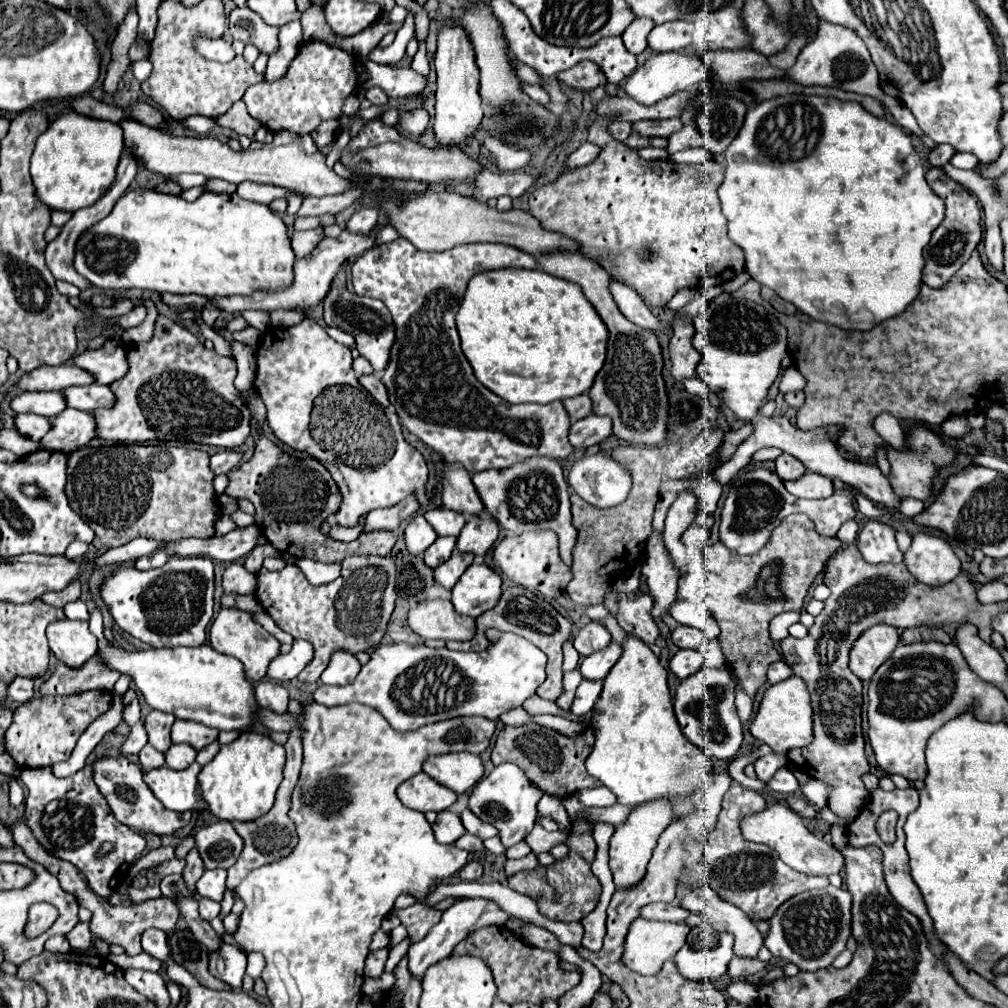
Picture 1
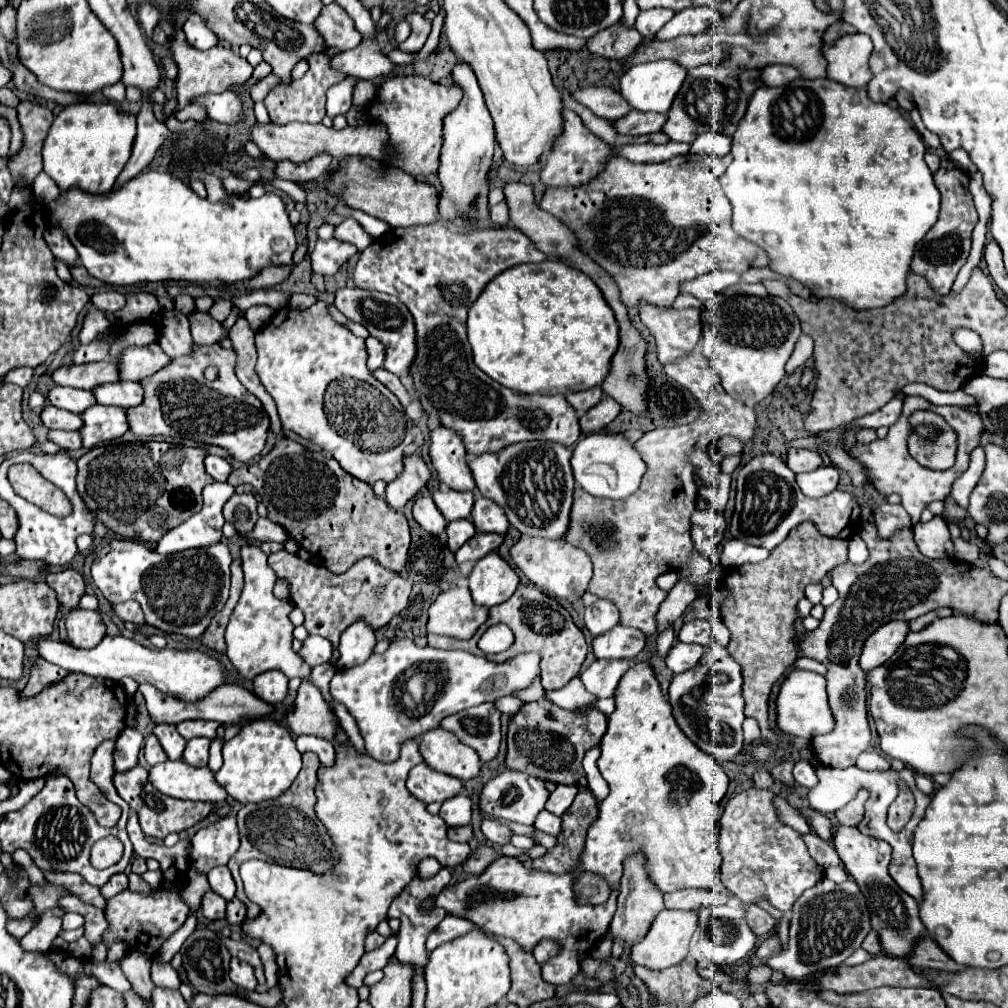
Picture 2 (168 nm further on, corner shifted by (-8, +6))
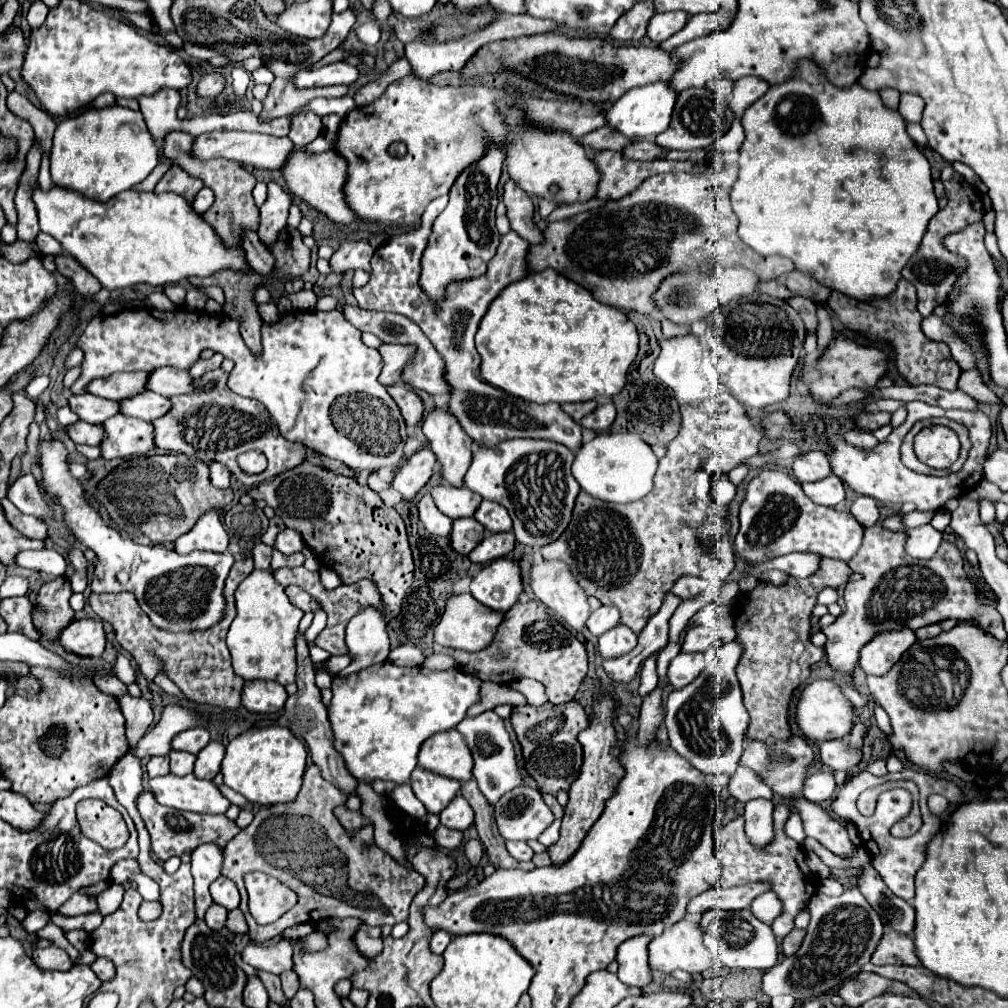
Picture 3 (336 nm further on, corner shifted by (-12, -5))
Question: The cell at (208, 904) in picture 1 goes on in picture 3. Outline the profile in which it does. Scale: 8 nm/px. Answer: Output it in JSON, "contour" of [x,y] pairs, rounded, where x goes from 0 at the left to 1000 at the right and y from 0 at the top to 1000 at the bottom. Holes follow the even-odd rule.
{"contour":[[[210,897],[206,903],[204,903],[204,917],[206,921],[218,925],[222,923],[224,919],[224,909],[226,909],[226,903],[222,899],[216,899],[216,897]]]}

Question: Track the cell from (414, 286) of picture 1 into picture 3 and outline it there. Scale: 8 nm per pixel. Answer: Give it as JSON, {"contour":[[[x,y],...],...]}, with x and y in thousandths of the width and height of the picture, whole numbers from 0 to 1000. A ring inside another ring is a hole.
{"contour":[[[437,194],[429,198],[423,205],[423,210],[419,212],[419,222],[415,226],[389,234],[383,242],[379,242],[371,250],[365,282],[359,286],[351,286],[351,296],[355,298],[355,304],[363,308],[383,308],[383,310],[401,312],[419,325],[419,329],[427,335],[427,339],[431,341],[431,345],[435,347],[435,351],[440,355],[442,361],[440,377],[444,379],[446,385],[444,409],[456,419],[458,427],[474,442],[484,444],[506,435],[532,435],[532,437],[554,438],[565,444],[567,448],[571,448],[577,440],[577,425],[556,405],[556,401],[546,399],[536,403],[528,399],[518,399],[506,391],[502,393],[502,389],[496,389],[494,385],[482,381],[476,375],[476,353],[470,345],[470,333],[474,321],[482,312],[486,300],[496,292],[498,286],[526,272],[526,262],[524,262],[526,242],[506,228],[502,234],[498,234],[492,254],[488,256],[488,260],[484,260],[482,272],[474,276],[446,280],[442,284],[440,294],[433,300],[427,298],[425,292],[417,286],[419,254],[421,248],[425,246],[429,220],[442,206],[442,200],[444,194]]]}

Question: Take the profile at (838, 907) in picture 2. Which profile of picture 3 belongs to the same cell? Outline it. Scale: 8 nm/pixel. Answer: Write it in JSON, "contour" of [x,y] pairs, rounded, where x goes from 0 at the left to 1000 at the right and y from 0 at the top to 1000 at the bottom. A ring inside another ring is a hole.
{"contour":[[[851,881],[837,883],[835,889],[810,885],[802,903],[804,917],[794,942],[758,964],[756,984],[762,988],[782,986],[790,992],[800,992],[827,982],[835,972],[847,970],[853,964],[875,931],[875,913]]]}

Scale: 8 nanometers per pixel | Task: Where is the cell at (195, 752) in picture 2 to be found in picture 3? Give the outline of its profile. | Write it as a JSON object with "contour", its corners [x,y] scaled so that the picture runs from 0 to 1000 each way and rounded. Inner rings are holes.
{"contour":[[[208,736],[204,742],[200,742],[192,758],[192,770],[200,774],[210,774],[218,764],[222,744],[224,742],[218,736]]]}

